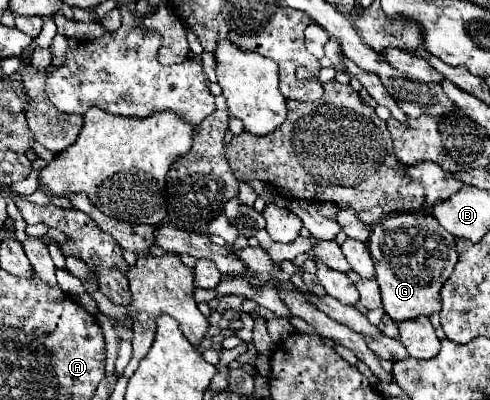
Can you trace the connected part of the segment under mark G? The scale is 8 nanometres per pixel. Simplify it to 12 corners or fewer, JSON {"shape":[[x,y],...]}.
{"shape":[[429,213],[371,227],[385,313],[441,311],[455,237]]}

